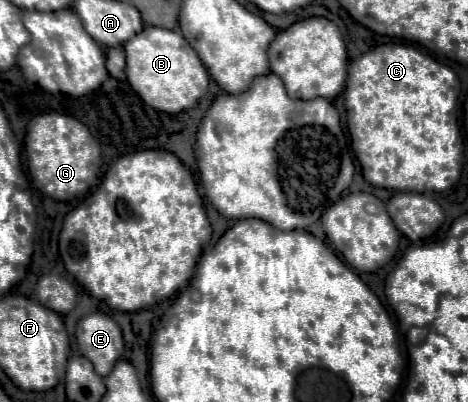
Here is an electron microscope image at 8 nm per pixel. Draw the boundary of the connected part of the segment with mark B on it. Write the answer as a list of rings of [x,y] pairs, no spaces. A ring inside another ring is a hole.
[[[145,26],[143,32],[123,44],[123,50],[127,58],[127,82],[147,106],[159,112],[179,114],[183,110],[195,108],[205,96],[209,86],[209,74],[203,68],[197,52],[187,44],[187,40],[183,40],[181,32]]]

